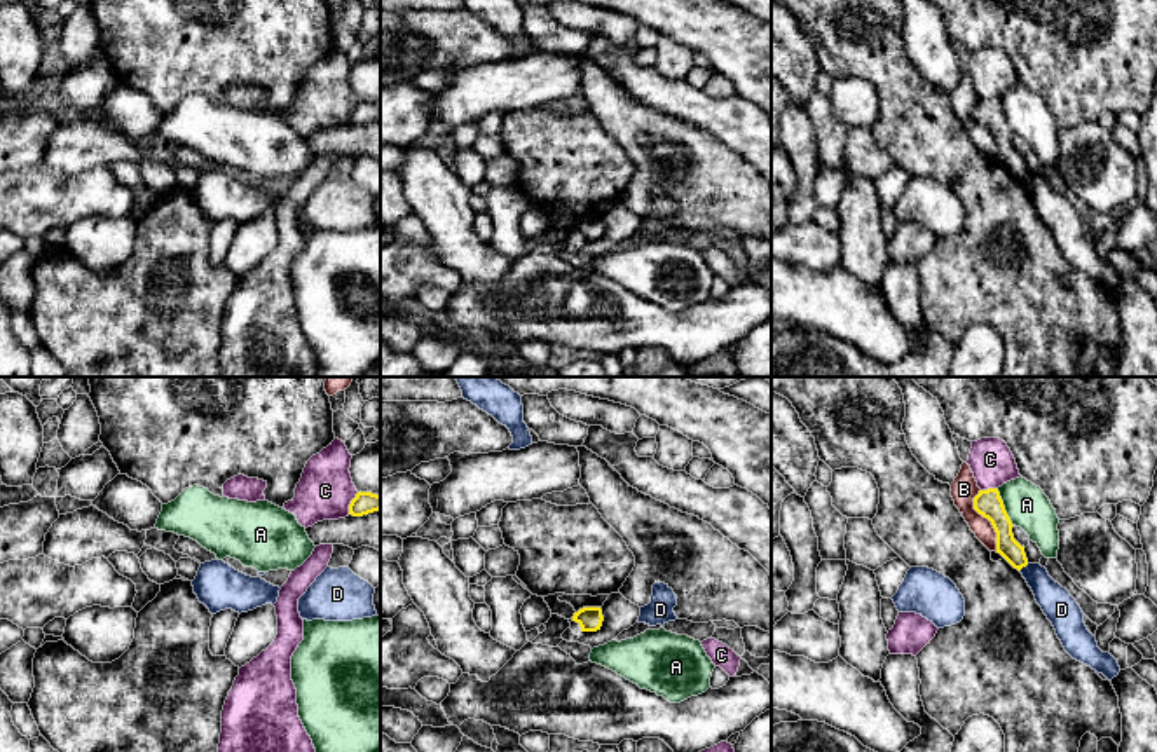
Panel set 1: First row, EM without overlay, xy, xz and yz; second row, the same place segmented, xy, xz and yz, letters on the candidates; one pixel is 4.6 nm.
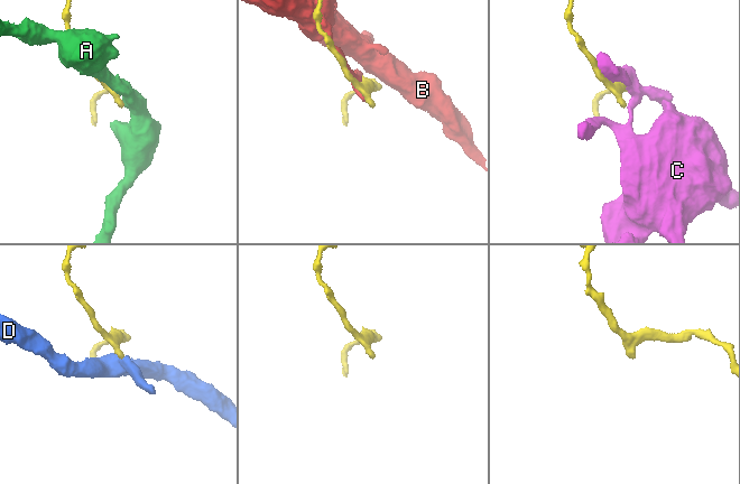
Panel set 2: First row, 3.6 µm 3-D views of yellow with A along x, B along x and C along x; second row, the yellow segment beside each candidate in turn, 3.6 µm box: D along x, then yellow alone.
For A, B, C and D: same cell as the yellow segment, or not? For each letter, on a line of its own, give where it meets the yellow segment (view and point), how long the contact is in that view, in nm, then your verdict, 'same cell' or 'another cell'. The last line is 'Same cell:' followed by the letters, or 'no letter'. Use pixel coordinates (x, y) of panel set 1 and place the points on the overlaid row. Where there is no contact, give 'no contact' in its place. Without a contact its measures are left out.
A: contact yz (1004, 508); length 190 nm; another cell
B: contact yz (986, 517); length 300 nm; another cell
C: contact xy (351, 503); length 120 nm; another cell
D: contact yz (1023, 566); length 60 nm; another cell
Same cell: no letter

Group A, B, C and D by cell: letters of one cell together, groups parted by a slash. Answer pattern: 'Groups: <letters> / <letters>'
Groups: A / B / C / D

